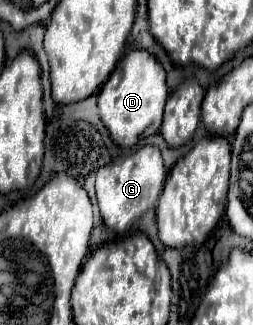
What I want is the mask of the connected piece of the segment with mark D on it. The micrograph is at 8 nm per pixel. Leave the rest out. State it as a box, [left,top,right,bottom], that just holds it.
[99,49,167,147]

